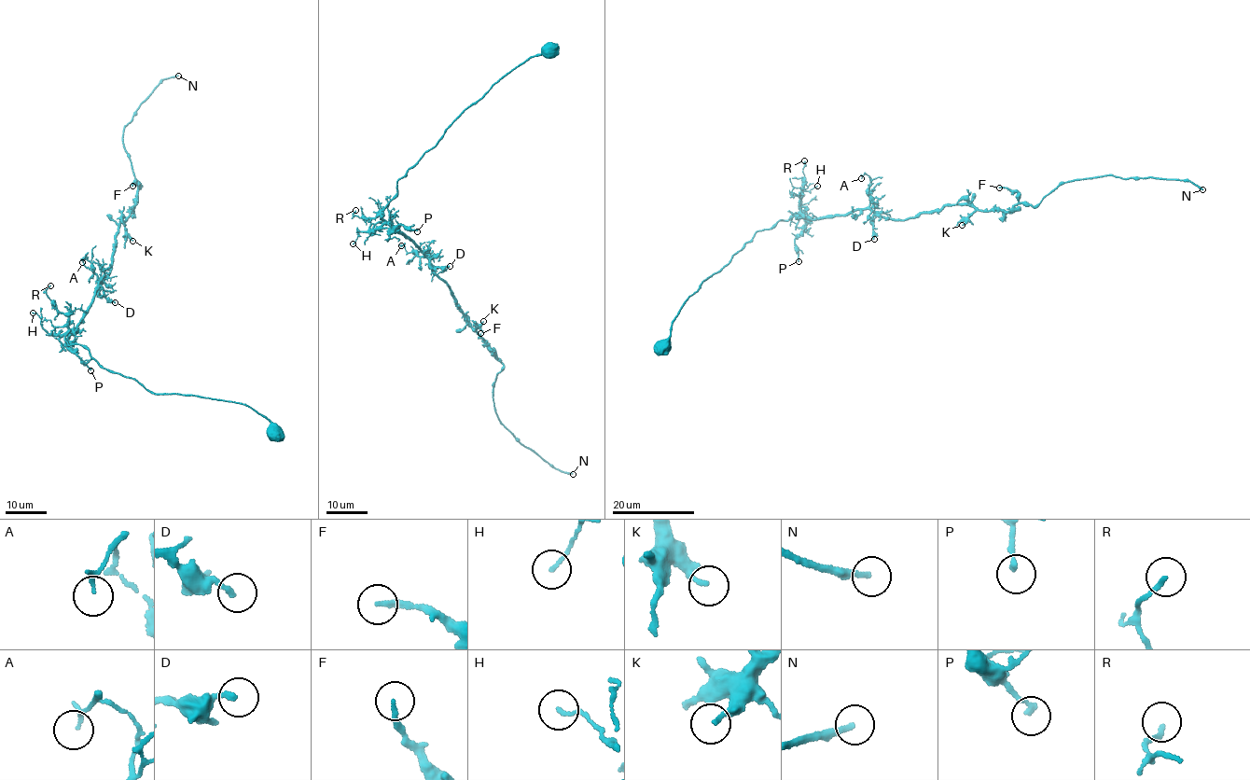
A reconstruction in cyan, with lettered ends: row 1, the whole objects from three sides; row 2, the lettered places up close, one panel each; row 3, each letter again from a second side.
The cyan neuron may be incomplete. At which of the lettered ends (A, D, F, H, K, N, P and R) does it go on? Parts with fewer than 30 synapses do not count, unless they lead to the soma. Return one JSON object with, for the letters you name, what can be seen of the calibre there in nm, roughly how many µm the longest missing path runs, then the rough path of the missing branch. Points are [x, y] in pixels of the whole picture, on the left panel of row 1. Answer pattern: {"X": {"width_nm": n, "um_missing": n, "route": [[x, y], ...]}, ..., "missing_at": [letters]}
{"N": {"width_nm": 220, "um_missing": 50, "route": [[178, 76], [189, 71], [205, 59], [225, 56], [256, 34], [256, 30], [270, 18]]}, "missing_at": ["N"]}

